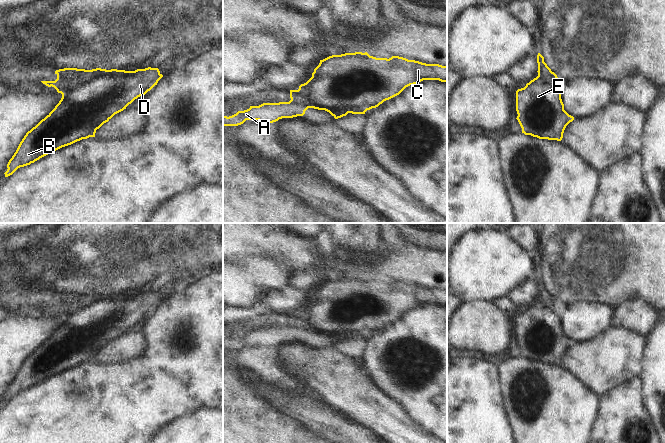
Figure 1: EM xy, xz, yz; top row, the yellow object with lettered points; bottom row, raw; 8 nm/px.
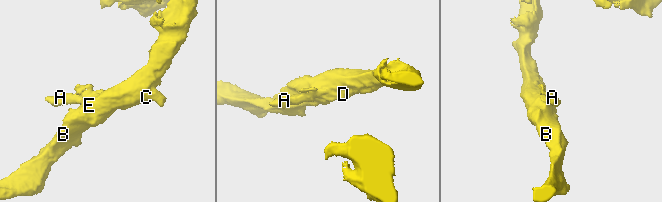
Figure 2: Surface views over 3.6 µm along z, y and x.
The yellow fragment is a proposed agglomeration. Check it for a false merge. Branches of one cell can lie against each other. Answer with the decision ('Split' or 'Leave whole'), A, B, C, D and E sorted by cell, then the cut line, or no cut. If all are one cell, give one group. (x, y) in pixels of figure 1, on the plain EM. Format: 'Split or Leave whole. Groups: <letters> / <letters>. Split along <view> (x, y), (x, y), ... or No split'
Split. Groups: A / B C D E. Split along yz (538, 299), (560, 318).

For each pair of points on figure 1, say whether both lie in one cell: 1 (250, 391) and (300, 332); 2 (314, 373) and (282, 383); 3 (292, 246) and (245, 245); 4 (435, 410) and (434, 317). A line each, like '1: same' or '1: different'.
1: same
2: different
3: same
4: same

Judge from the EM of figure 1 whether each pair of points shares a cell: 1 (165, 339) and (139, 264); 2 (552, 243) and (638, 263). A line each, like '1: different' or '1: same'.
1: different
2: same

